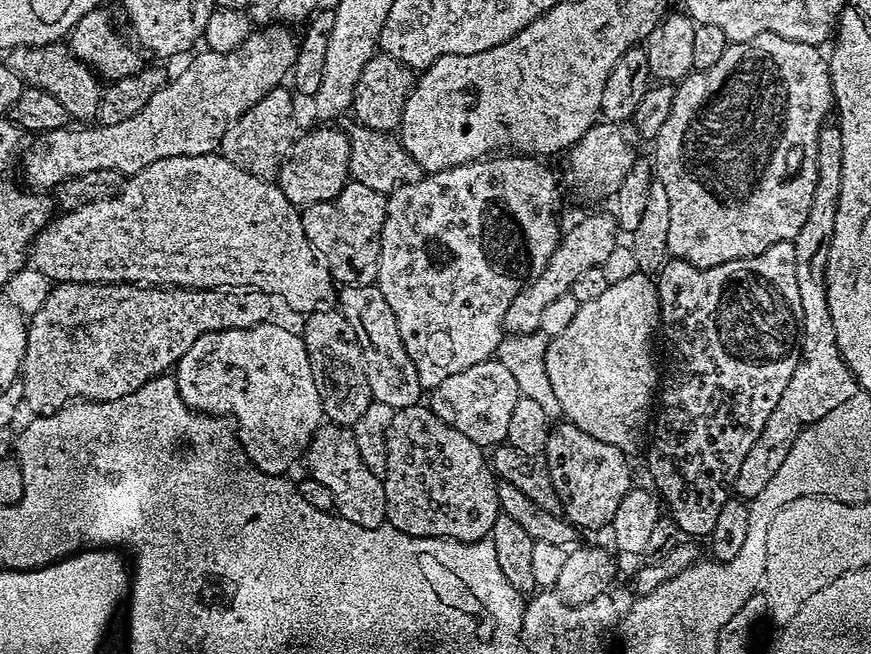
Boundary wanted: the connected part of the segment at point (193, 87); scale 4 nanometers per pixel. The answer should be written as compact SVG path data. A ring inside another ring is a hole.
M268 26L253 31L242 46L229 52L201 50L185 66L184 73L159 88L134 118L117 124L67 127L43 133L40 144L34 145L32 152L23 153L23 175L25 172L40 187L37 189L52 190L63 180L90 174L90 170L135 174L162 158L216 152L229 126L267 92L281 87L283 80L280 79L291 73L298 44L288 37L288 32L284 26Z

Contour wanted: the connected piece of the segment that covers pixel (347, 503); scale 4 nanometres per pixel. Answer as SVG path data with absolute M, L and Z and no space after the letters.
M331 422L321 423L316 431L306 453L308 460L307 475L322 482L330 490L331 503L335 511L354 526L363 528L376 528L386 520L386 490L381 477L370 474L366 470L366 462L358 455L358 446L352 437L352 429Z

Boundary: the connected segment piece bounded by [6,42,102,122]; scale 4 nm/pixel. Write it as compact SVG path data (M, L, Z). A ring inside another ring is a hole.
M53 42L31 48L13 48L7 56L8 67L20 76L27 87L41 88L46 90L46 94L54 94L54 98L58 98L58 102L66 106L73 121L92 122L97 119L100 110L101 81L89 65L75 56L67 43Z

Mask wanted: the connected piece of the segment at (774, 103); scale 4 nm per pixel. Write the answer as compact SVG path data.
M758 34L749 40L737 40L729 43L722 59L710 66L710 70L695 70L675 85L674 106L670 106L670 115L662 130L658 130L654 147L654 176L662 182L666 195L670 198L670 238L668 239L669 257L684 260L696 268L718 266L722 262L734 262L742 258L750 258L762 254L762 250L770 250L778 242L795 241L796 235L806 226L806 218L810 214L810 202L814 198L814 186L818 178L816 165L816 140L820 137L820 129L825 127L824 120L834 112L832 92L832 76L828 73L829 61L820 53L821 49L814 44L794 42L782 38L778 34Z

